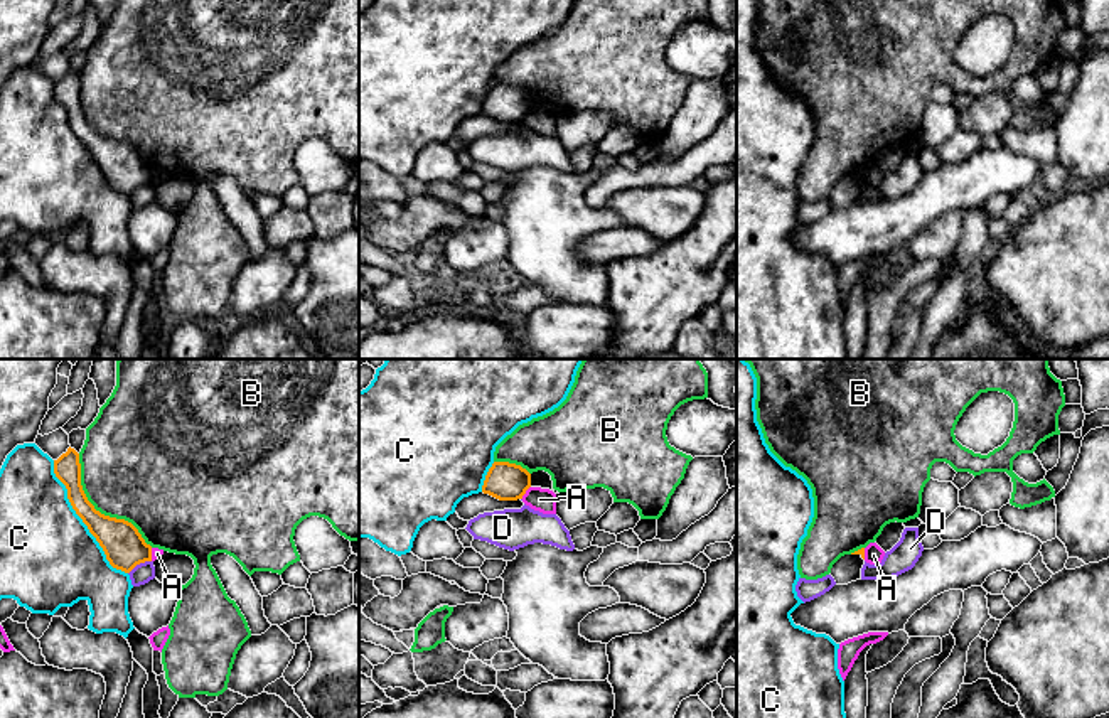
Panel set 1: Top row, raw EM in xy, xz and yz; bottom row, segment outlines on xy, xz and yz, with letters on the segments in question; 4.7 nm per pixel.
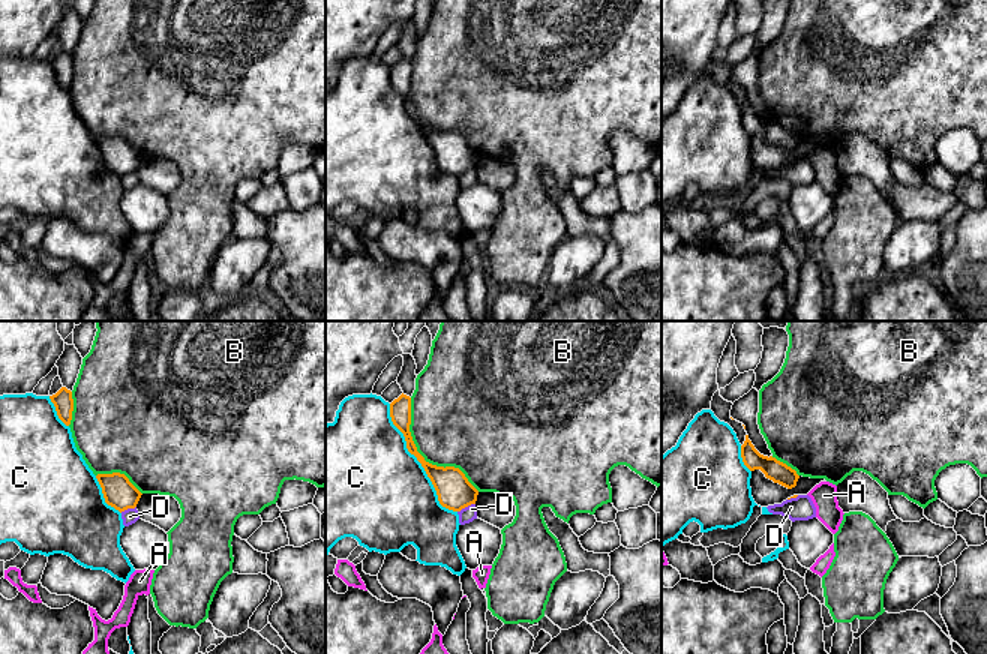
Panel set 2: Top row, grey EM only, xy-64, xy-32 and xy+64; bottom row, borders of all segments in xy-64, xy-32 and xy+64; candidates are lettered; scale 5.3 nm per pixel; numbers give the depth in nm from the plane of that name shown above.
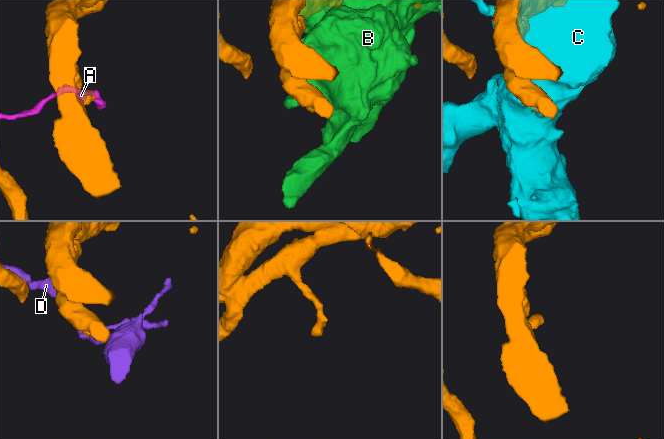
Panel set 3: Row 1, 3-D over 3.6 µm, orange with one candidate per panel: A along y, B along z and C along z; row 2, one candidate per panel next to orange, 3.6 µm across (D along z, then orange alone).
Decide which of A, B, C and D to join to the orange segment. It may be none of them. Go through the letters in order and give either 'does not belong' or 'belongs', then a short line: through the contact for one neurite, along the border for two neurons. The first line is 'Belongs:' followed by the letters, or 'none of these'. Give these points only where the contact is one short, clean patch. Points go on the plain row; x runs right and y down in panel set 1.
Belongs: none of these
A: does not belong | xz (530, 108), (521, 120)
B: does not belong
C: does not belong
D: does not belong

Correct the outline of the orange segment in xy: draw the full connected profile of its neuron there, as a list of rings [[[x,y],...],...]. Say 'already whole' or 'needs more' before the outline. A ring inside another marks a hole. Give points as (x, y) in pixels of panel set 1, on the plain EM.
already whole; [[[69,69],[54,83],[54,96],[66,108],[72,131],[96,160],[113,190],[130,196],[137,187],[152,184],[152,169],[131,145],[104,138],[88,123],[81,108],[79,76],[74,71]]]

